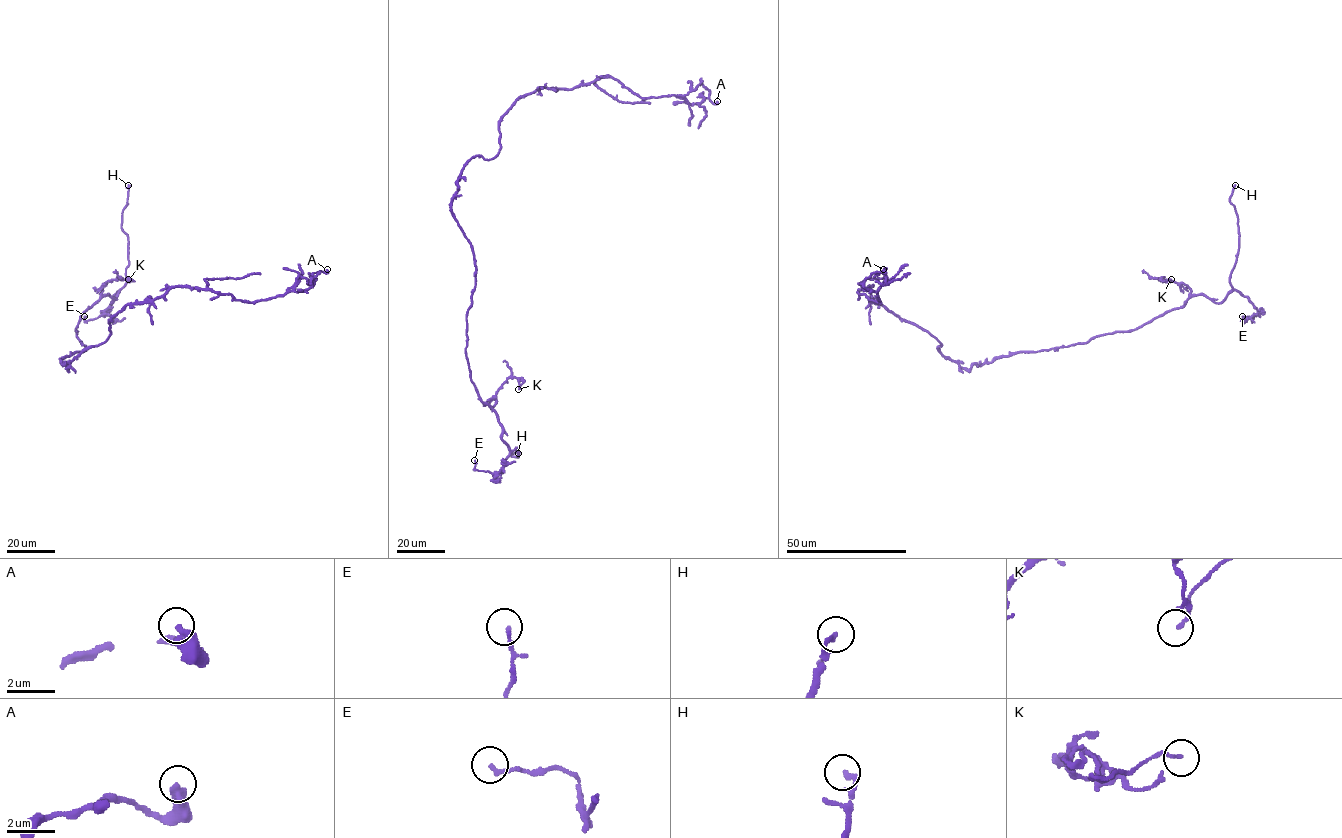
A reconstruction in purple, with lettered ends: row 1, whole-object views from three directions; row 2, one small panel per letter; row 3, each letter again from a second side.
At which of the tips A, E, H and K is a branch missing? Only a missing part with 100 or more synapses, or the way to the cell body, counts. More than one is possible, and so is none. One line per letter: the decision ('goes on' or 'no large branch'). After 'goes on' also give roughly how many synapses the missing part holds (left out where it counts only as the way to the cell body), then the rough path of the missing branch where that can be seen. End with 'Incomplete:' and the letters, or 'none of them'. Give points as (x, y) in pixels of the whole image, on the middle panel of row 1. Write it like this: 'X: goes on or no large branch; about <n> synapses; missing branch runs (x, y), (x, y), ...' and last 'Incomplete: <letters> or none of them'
A: no large branch
E: no large branch
H: goes on; missing branch runs (518, 453), (510, 461), (494, 458), (488, 461)
K: no large branch
Incomplete: H

